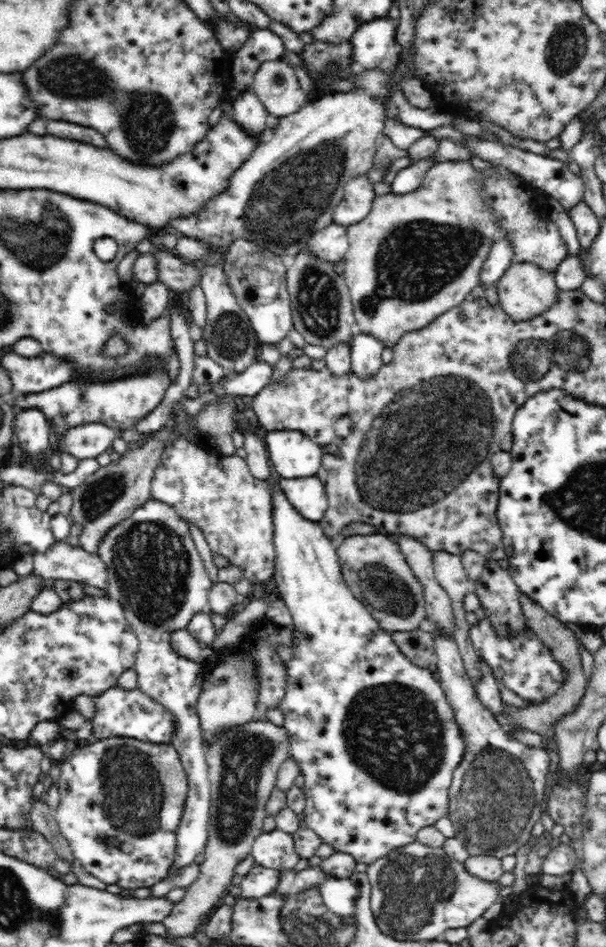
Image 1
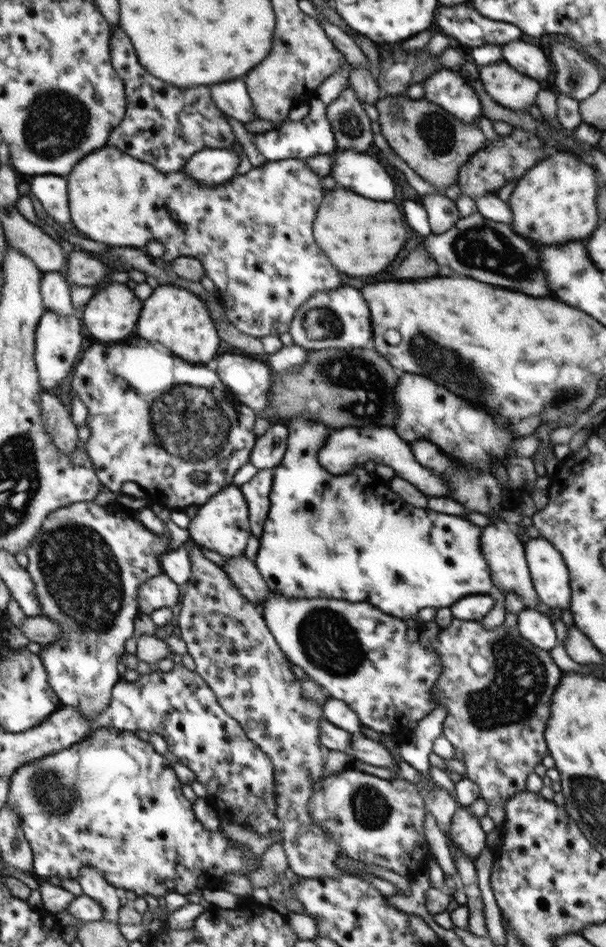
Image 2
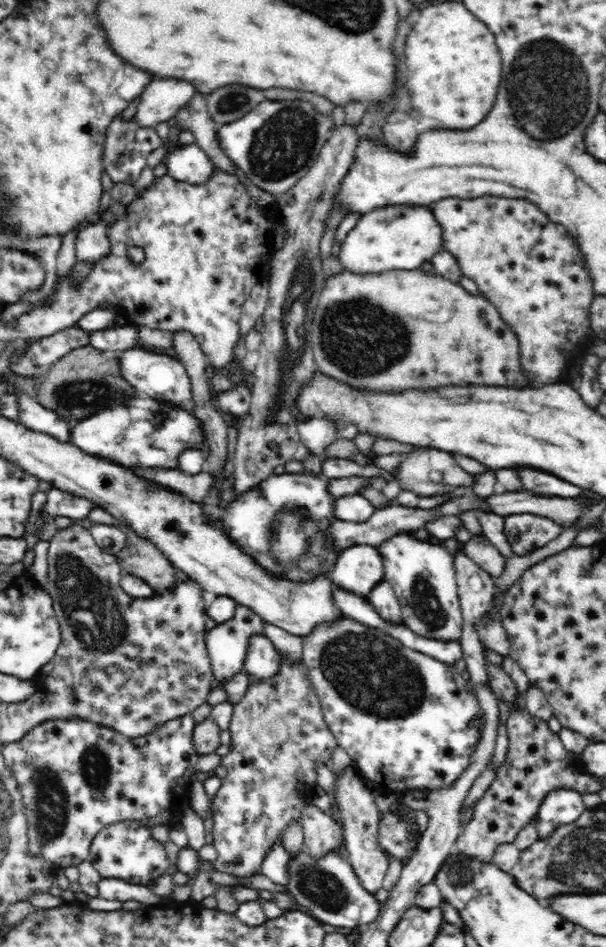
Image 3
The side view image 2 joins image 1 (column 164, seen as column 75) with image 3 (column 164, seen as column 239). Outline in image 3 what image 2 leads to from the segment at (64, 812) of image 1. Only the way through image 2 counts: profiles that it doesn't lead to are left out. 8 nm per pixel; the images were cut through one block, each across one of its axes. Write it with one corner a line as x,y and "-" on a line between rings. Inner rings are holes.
135,820
116,821
100,830
92,839
87,860
102,878
118,878
144,886
164,875
169,866
164,843
154,839
147,826

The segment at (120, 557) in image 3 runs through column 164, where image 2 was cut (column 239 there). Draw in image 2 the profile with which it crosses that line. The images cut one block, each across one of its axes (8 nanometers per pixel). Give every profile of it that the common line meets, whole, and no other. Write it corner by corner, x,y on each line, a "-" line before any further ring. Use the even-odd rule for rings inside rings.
247,557
225,558
226,566
222,566
230,576
230,580
254,606
259,608
267,599
269,588
254,562

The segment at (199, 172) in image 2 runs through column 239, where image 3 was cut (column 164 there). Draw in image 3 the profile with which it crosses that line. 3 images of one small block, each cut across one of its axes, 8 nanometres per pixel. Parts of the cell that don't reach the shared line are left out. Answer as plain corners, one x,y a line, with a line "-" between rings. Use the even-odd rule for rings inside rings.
196,143
176,146
164,158
168,176
176,181
204,183
213,170
209,156

